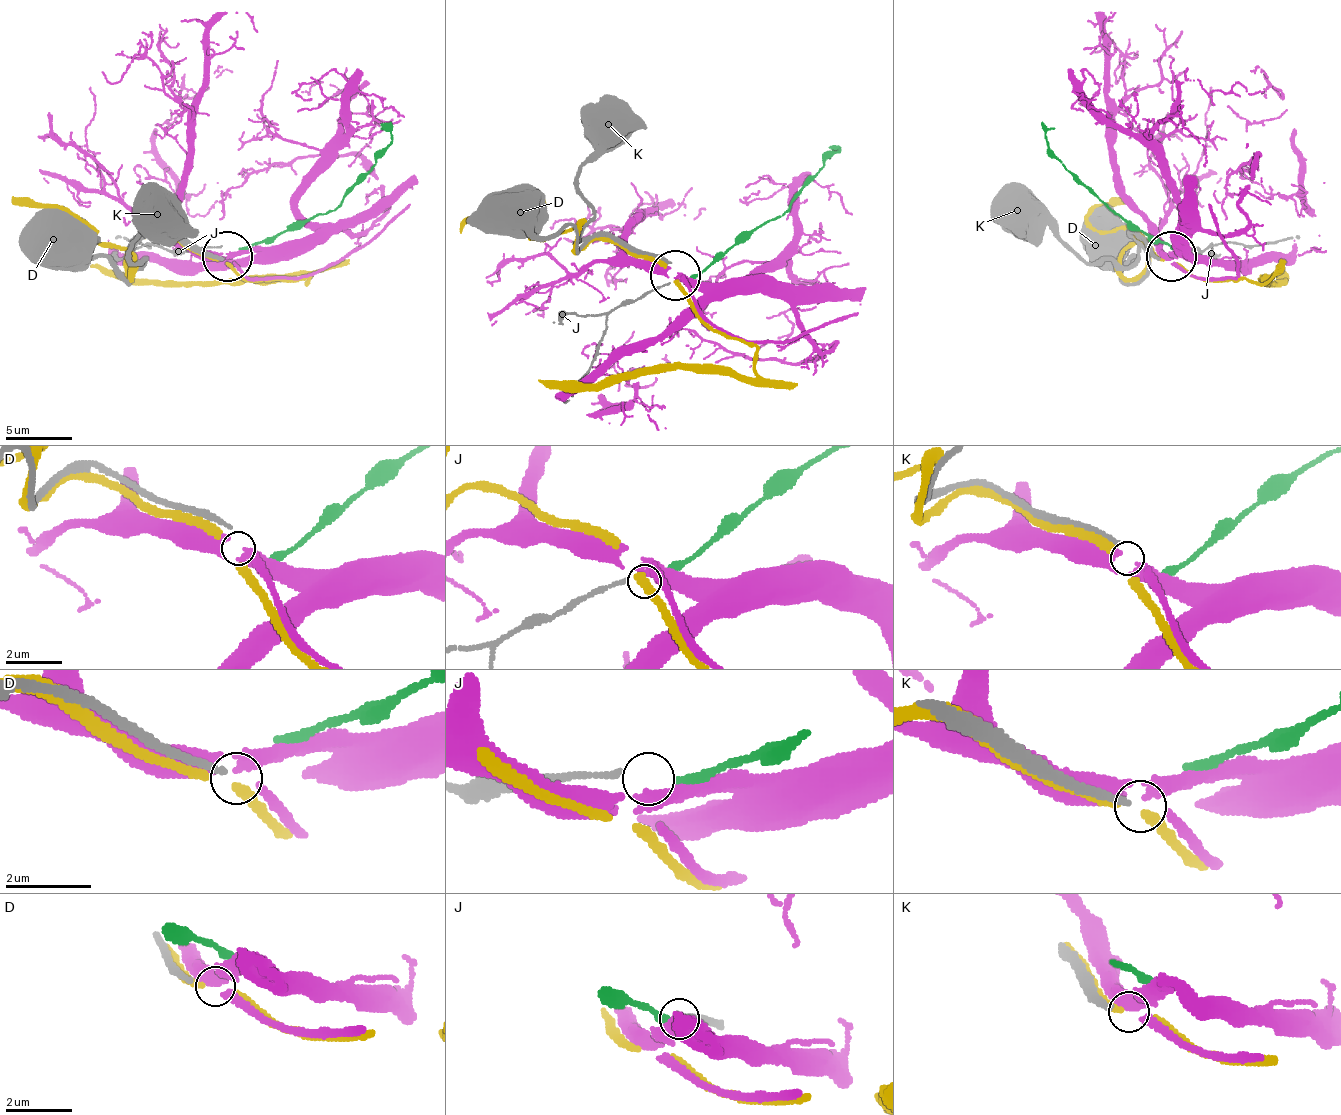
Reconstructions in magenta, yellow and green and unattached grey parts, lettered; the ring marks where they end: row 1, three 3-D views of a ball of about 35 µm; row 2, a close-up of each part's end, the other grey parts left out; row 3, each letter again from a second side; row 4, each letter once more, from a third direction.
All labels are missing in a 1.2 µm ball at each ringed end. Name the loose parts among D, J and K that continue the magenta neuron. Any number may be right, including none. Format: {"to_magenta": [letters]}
{"to_magenta": ["D"]}

